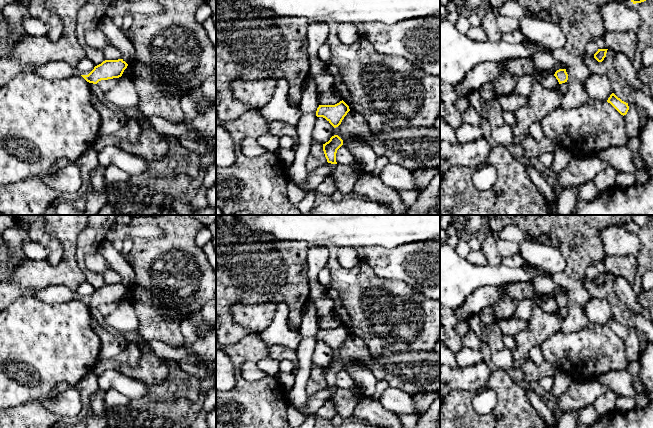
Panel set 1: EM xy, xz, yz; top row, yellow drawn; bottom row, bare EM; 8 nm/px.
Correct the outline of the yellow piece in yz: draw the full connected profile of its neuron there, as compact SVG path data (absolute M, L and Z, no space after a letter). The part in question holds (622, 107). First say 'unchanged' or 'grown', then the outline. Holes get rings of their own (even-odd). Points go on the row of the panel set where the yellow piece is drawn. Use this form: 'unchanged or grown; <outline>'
unchanged; M614 93L610 95L607 102L610 103L623 116L626 115L629 110L628 103L622 101Z

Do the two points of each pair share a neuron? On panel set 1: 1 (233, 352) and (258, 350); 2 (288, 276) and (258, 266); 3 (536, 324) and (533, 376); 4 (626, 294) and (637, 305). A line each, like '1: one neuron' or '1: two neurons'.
1: one neuron
2: one neuron
3: one neuron
4: one neuron

